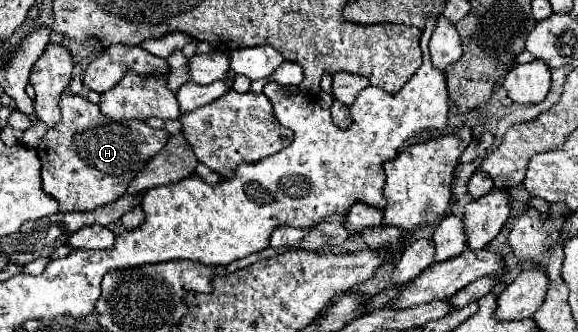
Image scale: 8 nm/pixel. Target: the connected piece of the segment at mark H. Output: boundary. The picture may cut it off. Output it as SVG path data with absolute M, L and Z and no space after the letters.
M63 94L59 100L61 108L61 122L47 130L45 138L39 142L39 158L41 158L41 178L43 190L59 202L61 212L89 212L99 206L113 204L123 192L127 190L129 182L135 178L137 172L145 168L145 164L167 144L169 132L155 130L139 120L129 122L113 122L101 114L99 106L89 102L77 94Z

